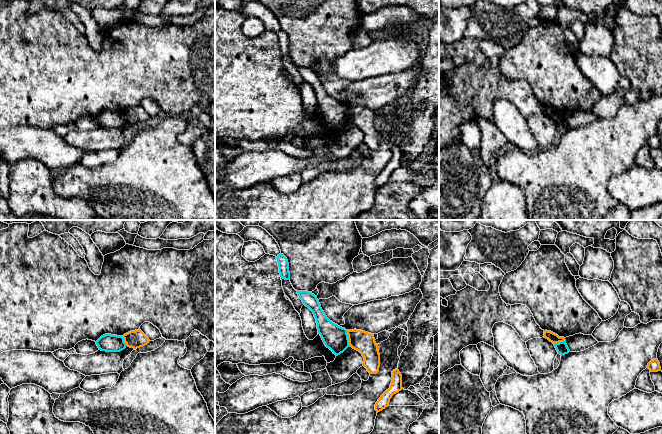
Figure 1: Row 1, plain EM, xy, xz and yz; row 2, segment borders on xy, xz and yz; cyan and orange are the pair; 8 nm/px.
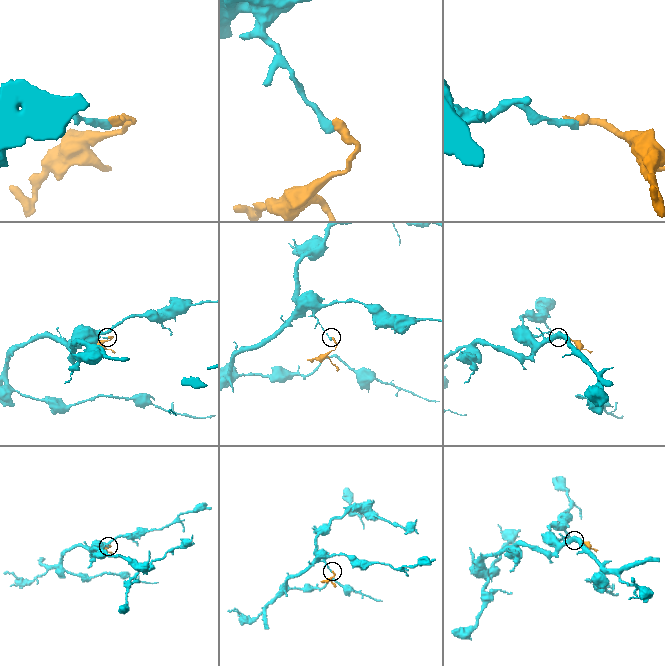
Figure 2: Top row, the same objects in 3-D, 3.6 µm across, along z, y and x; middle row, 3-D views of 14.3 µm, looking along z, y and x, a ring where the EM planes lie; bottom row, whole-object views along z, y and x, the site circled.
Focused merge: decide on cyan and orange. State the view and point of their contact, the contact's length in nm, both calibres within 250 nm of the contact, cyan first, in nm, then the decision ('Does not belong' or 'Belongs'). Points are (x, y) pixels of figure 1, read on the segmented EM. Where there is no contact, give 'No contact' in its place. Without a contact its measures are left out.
Touches cyan at xz (347, 338). Shared border 140 nm. Thickness 200 nm (cyan) against 170 nm. Does not belong

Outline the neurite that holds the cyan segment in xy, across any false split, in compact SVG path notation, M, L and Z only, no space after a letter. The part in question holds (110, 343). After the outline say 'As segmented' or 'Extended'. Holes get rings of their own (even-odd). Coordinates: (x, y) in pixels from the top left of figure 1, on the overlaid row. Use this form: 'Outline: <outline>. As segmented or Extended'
Outline: M105 334L101 336L96 344L101 351L120 352L126 348L123 336Z. As segmented

